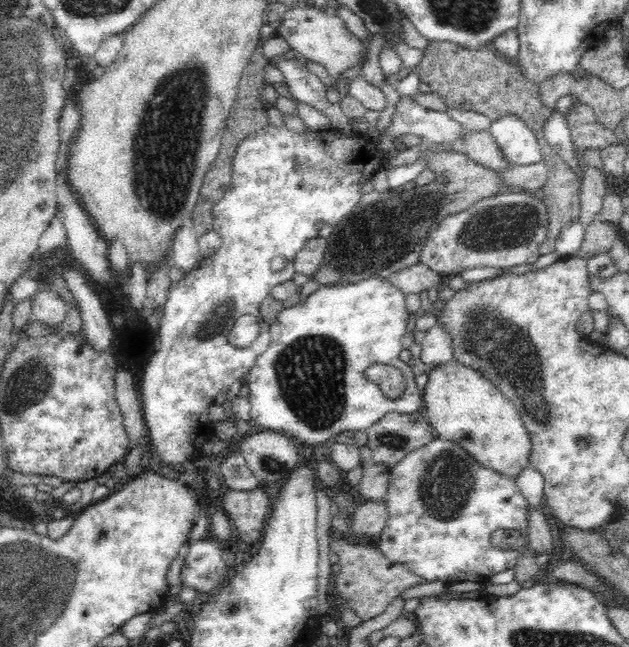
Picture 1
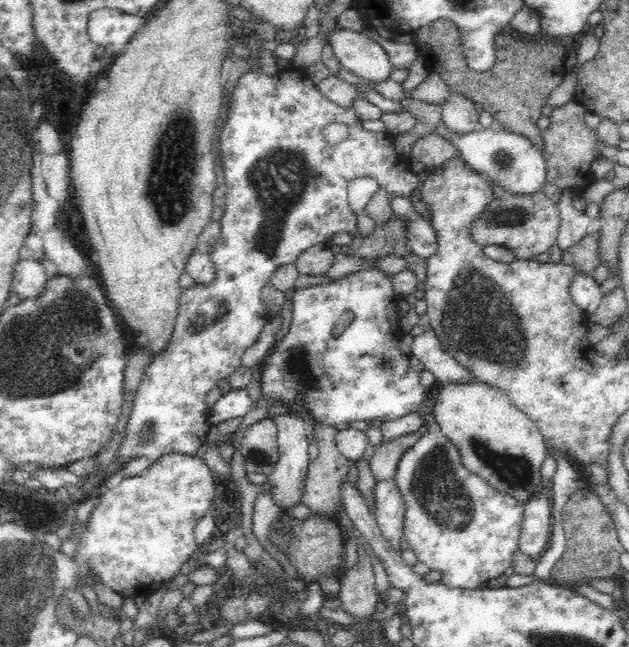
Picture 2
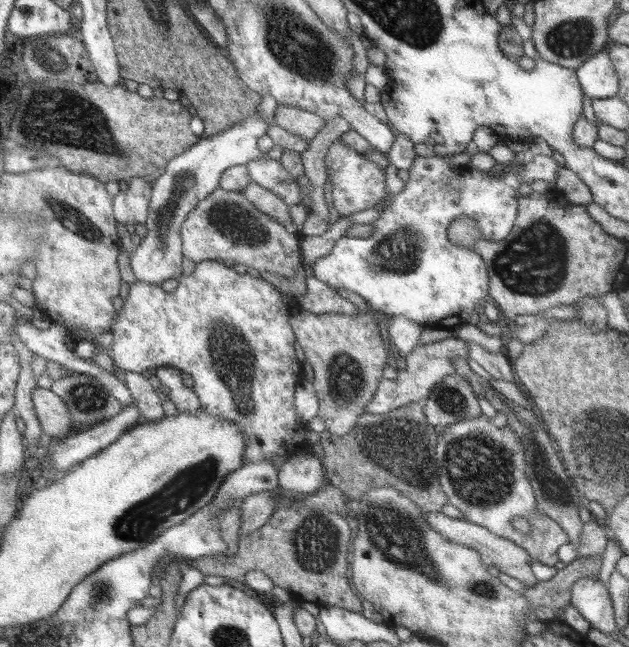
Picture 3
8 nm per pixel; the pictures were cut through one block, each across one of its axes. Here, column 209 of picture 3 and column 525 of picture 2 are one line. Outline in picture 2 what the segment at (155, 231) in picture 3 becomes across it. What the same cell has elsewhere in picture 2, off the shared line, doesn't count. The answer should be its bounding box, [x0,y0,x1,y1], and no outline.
[435,123,547,196]

